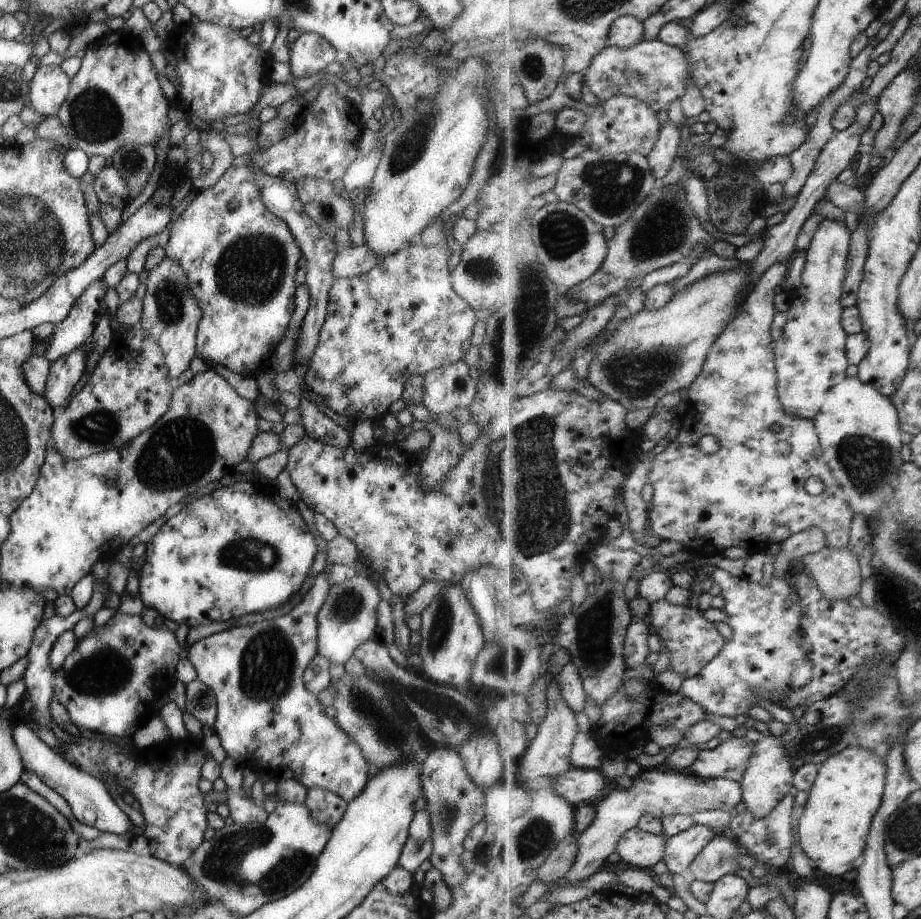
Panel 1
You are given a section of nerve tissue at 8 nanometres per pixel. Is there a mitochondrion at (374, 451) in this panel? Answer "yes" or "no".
no

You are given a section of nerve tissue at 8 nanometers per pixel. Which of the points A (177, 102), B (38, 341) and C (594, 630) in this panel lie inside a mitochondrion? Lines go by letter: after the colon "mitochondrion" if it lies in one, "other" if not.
A: other
B: other
C: mitochondrion

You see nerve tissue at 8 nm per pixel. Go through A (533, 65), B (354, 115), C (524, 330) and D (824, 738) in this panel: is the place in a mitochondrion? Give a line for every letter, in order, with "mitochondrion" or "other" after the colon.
A: mitochondrion
B: other
C: mitochondrion
D: mitochondrion

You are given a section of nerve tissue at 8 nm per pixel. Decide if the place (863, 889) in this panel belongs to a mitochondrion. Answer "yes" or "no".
no

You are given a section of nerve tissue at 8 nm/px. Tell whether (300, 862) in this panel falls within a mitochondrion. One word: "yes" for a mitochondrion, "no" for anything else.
yes

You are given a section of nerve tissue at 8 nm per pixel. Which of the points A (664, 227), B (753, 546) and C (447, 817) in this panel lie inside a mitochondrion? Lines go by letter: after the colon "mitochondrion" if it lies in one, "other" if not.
A: mitochondrion
B: other
C: mitochondrion

